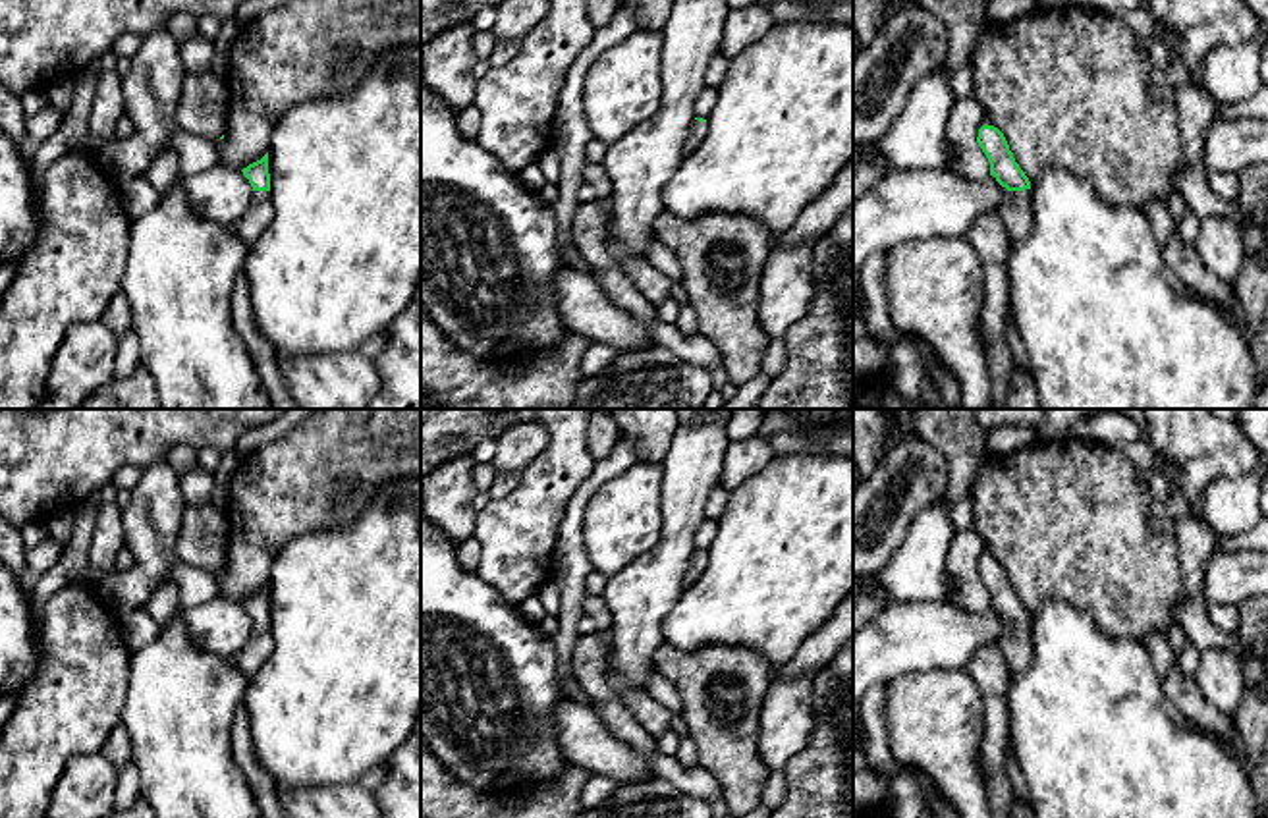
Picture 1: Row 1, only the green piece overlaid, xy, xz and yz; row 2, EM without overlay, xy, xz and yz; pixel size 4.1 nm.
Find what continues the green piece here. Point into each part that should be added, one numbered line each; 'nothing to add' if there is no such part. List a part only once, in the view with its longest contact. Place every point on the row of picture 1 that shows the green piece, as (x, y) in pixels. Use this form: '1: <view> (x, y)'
1: yz (1016, 213)

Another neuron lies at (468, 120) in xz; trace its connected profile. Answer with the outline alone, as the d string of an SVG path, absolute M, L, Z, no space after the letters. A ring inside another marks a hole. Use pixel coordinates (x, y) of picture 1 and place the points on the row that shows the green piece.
M469 106L455 114L455 125L459 133L469 141L475 141L481 129L481 123L482 123L482 116L479 114L475 106Z

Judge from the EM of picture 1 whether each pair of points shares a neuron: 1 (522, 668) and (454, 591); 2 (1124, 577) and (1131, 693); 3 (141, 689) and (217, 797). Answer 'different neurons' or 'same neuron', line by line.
1: same neuron
2: different neurons
3: same neuron

